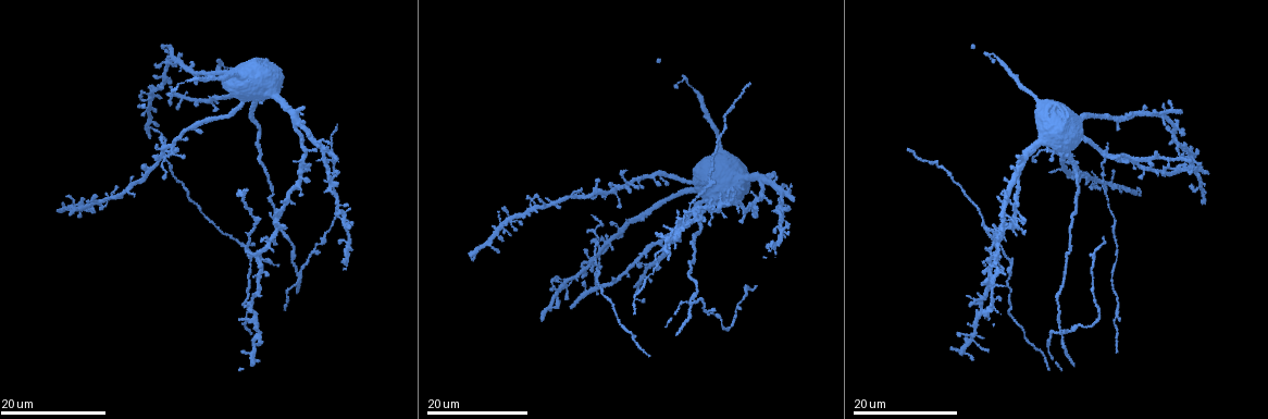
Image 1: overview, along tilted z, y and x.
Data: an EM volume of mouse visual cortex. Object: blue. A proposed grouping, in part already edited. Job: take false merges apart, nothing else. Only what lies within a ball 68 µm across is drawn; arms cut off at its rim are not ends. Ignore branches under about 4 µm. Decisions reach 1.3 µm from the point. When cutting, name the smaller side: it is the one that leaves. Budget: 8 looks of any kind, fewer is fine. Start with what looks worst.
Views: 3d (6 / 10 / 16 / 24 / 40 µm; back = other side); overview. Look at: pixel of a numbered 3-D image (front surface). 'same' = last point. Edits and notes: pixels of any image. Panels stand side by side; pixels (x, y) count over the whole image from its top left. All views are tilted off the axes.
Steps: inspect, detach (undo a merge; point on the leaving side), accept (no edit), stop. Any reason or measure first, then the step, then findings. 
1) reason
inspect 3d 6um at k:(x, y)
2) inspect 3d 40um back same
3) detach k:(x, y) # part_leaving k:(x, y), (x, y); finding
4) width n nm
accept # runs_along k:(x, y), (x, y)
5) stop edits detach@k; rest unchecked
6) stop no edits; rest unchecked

looks like a crossing
inspect 3d 16um at 1:(171, 144)

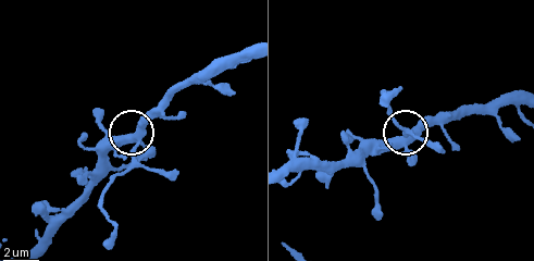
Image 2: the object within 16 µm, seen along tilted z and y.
inspect 3d 6um at 2:(131, 138)

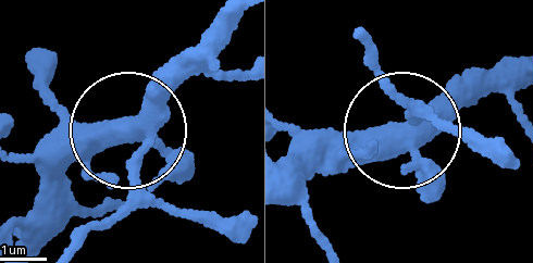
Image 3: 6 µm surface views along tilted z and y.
width 410 nm
accept # runs_along 3:(511, 86), (404, 128), (398, 100); continuous, no second cell

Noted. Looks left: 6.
two arms in line, one across
inspect 3d 24um at 1:(249, 245)

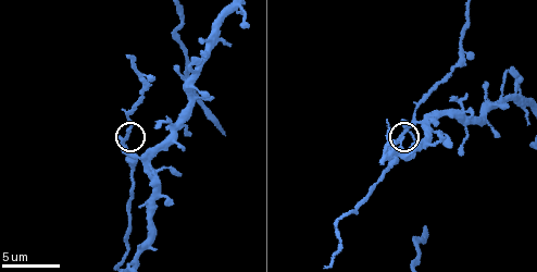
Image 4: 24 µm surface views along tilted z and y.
zoom in
inspect 3d 6um at 4:(128, 136)

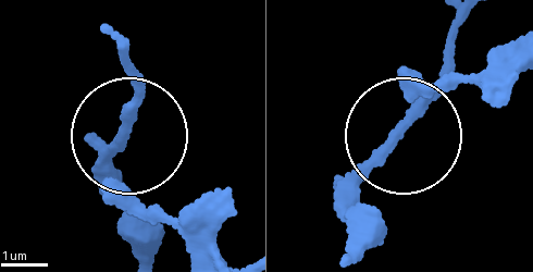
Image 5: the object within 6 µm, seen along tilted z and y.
inspect 3d 6um back at 5:(122, 135)

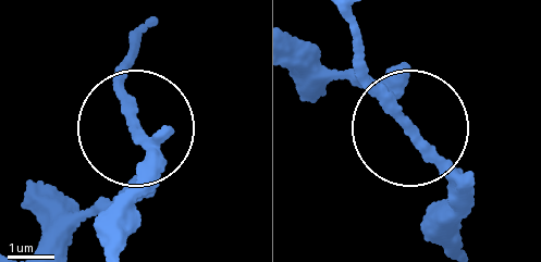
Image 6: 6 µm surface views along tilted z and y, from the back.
arms 3
accept # one cell here

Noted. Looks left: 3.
calibre changes
inspect 3d 6um at 4:(463, 52)

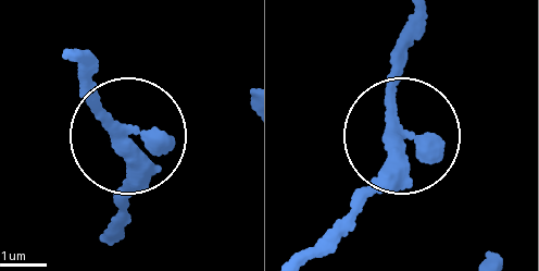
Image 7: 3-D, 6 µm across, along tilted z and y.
arms 3
accept # all the same cell

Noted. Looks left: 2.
side arm on a straight run
inspect 3d 16um at 1:(628, 333)

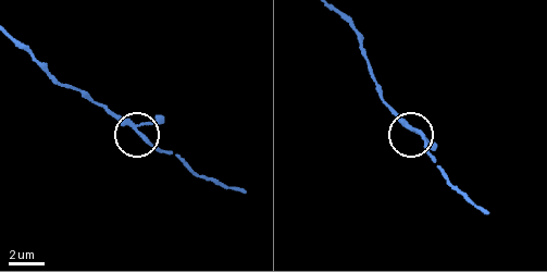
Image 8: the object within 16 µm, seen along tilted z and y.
inspect 3d 6um at 8:(136, 131)

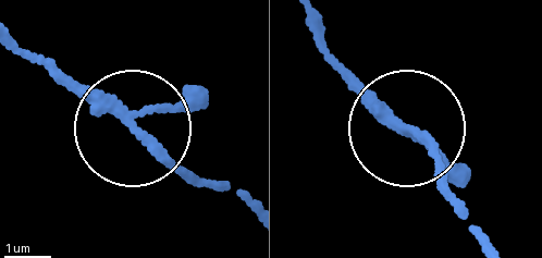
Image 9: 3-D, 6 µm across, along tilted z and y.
width 190 nm
accept # runs_along 9:(313, 11), (335, 54), (432, 150), (459, 206); one cell here

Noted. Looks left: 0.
stop no edits; rest unchecked

